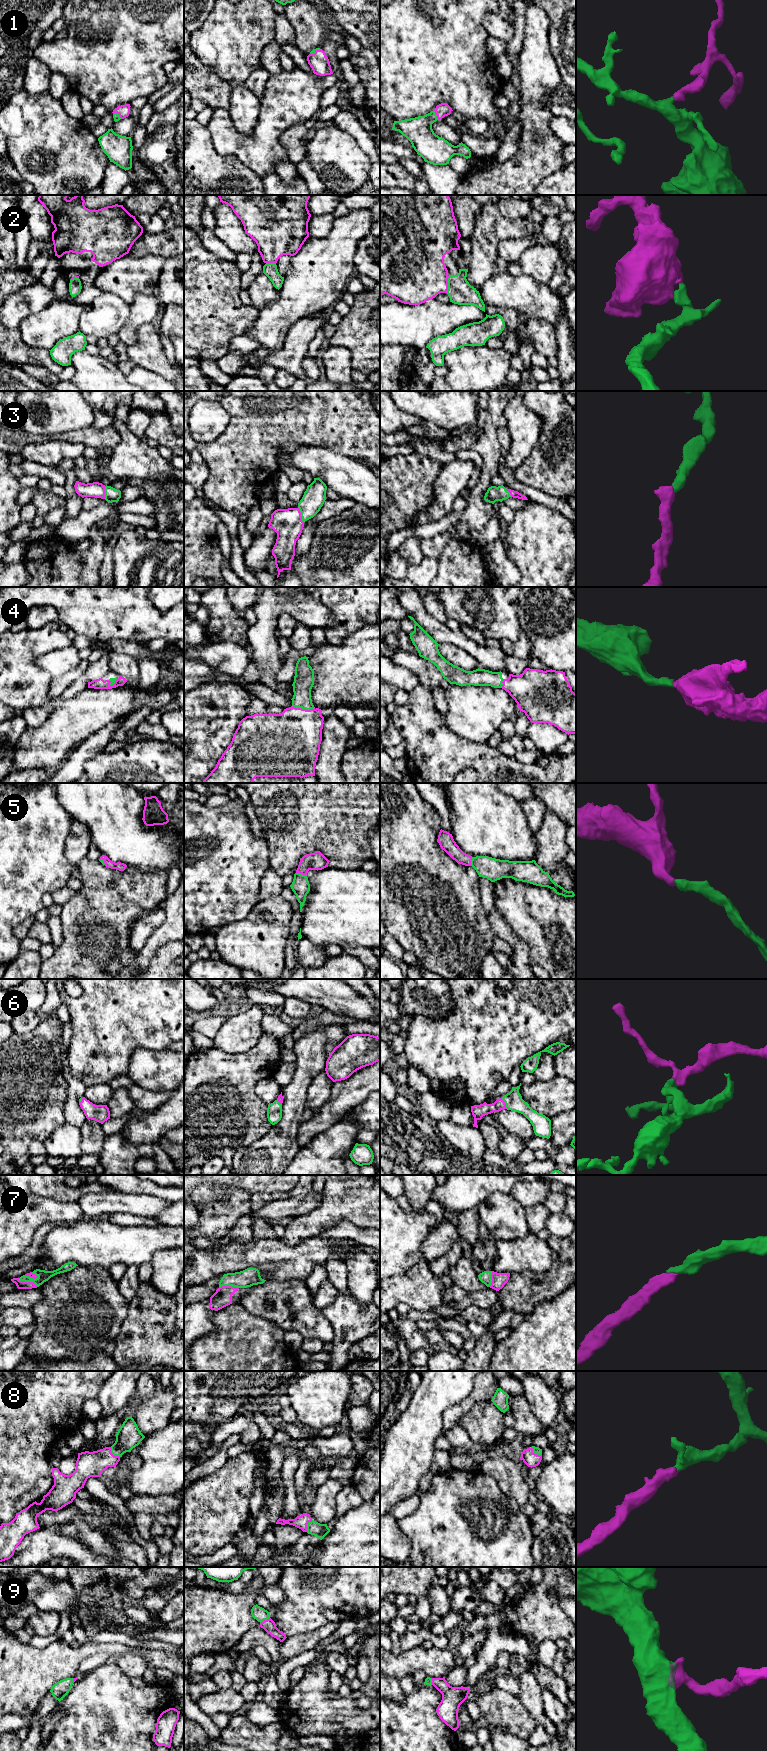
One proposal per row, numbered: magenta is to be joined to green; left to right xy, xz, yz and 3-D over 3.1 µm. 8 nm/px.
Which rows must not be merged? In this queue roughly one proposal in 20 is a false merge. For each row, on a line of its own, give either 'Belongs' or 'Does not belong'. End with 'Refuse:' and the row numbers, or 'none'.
1: Belongs
2: Belongs
3: Belongs
4: Belongs
5: Belongs
6: Belongs
7: Belongs
8: Belongs
9: Belongs
Refuse: none

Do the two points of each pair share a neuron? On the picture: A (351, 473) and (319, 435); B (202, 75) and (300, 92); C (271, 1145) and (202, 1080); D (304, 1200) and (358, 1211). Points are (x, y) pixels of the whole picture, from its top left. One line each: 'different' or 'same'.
A: different
B: different
C: different
D: different

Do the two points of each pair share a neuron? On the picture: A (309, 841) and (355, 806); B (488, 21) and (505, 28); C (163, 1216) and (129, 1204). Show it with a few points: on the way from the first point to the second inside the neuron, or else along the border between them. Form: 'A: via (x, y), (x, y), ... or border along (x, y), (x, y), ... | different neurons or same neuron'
A: via (320, 830), (344, 806) | same neuron
B: via (492, 23), (501, 28) | same neuron
C: border along (172, 1202), (153, 1217) | different neurons

